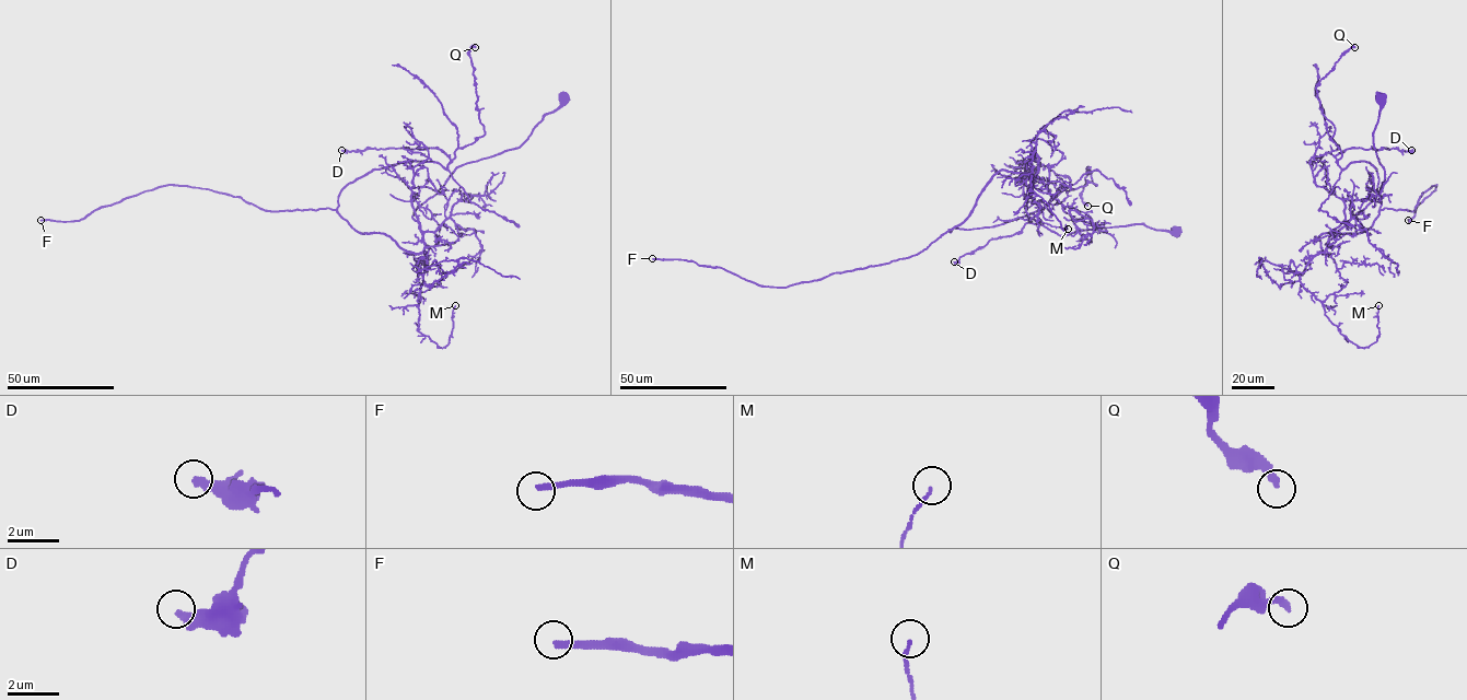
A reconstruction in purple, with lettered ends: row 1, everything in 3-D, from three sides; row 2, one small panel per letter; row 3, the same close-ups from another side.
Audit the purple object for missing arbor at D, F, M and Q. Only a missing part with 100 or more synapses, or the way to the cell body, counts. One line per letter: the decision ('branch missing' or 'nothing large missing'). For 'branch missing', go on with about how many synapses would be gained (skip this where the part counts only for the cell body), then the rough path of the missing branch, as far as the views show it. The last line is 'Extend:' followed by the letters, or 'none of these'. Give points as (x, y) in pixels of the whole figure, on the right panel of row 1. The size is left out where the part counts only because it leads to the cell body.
D: nothing large missing
F: branch missing; 200 synapses; course (1408, 220), (1380, 182), (1372, 179), (1352, 190), (1347, 142), (1338, 132), (1370, 160)
M: nothing large missing
Q: nothing large missing
Extend: F

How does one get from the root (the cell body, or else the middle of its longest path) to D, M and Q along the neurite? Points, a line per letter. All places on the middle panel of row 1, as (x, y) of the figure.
D: (1175, 232), (1059, 235), (1026, 211), (1036, 177), (1001, 170), (950, 232), (1025, 217), (1062, 187), (954, 261)
M: (1175, 232), (1143, 224), (1067, 235), (1050, 231), (1024, 205), (1036, 178), (1035, 150), (1029, 190), (1068, 229)
Q: (1175, 232), (1059, 235), (1026, 211), (1036, 177), (1003, 170), (950, 230), (1096, 186), (1087, 166), (1087, 206)

